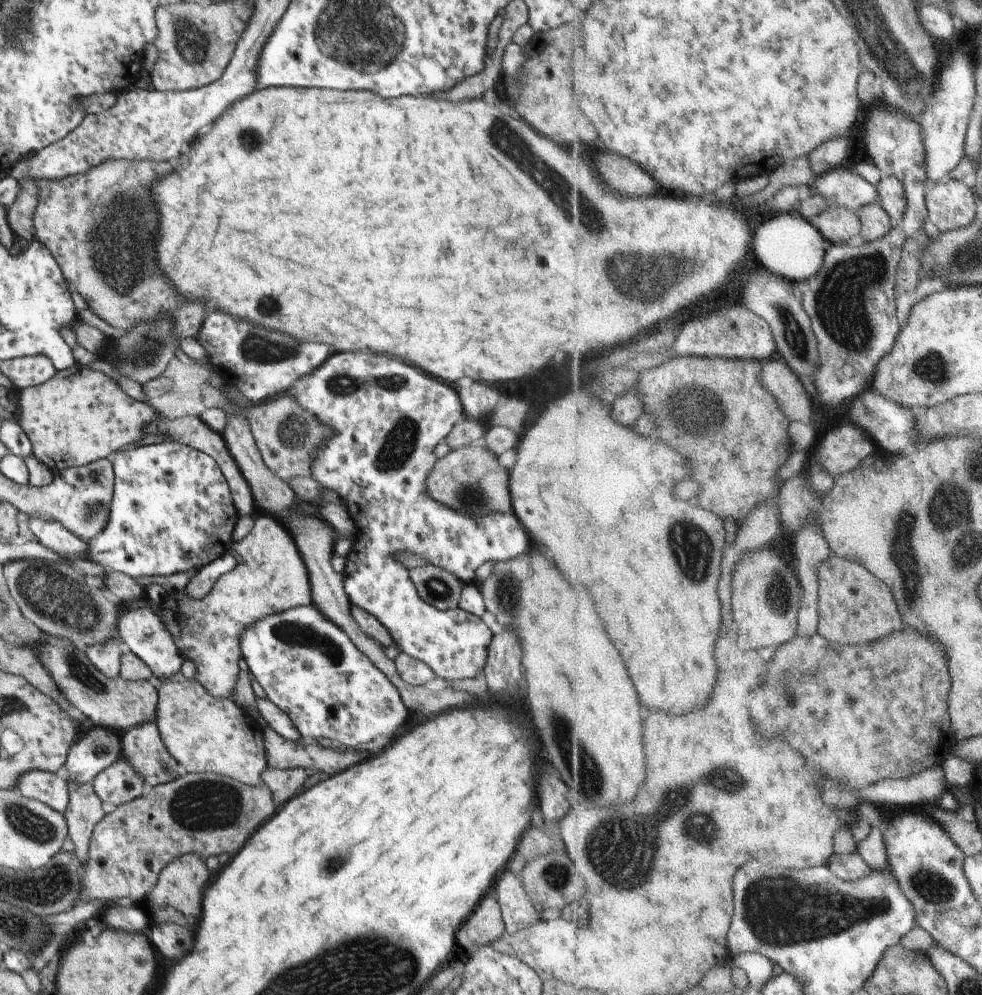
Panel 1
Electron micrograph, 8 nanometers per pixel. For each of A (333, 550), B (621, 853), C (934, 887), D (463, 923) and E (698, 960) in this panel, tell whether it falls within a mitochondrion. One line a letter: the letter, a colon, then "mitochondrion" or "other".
A: other
B: mitochondrion
C: mitochondrion
D: other
E: other

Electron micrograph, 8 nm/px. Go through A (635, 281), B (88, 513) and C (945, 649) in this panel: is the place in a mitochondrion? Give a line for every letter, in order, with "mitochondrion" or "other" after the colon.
A: mitochondrion
B: mitochondrion
C: other

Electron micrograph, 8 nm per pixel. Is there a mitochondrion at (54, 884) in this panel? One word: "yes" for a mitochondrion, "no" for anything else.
yes

